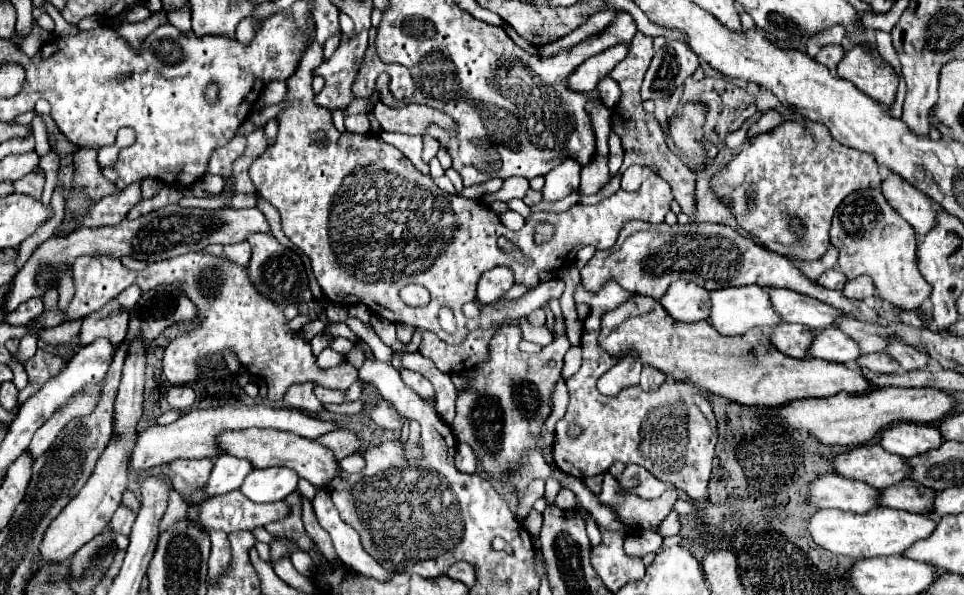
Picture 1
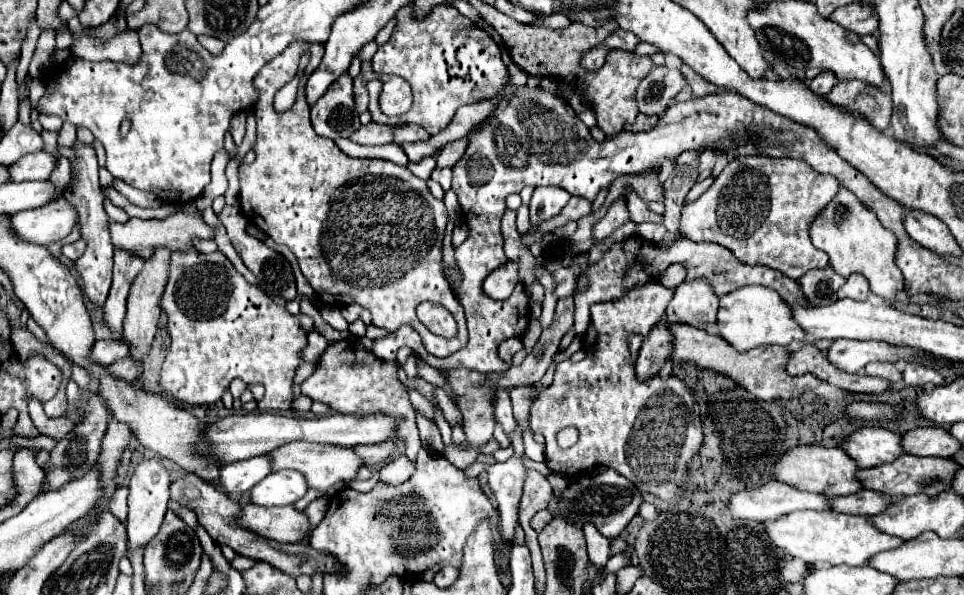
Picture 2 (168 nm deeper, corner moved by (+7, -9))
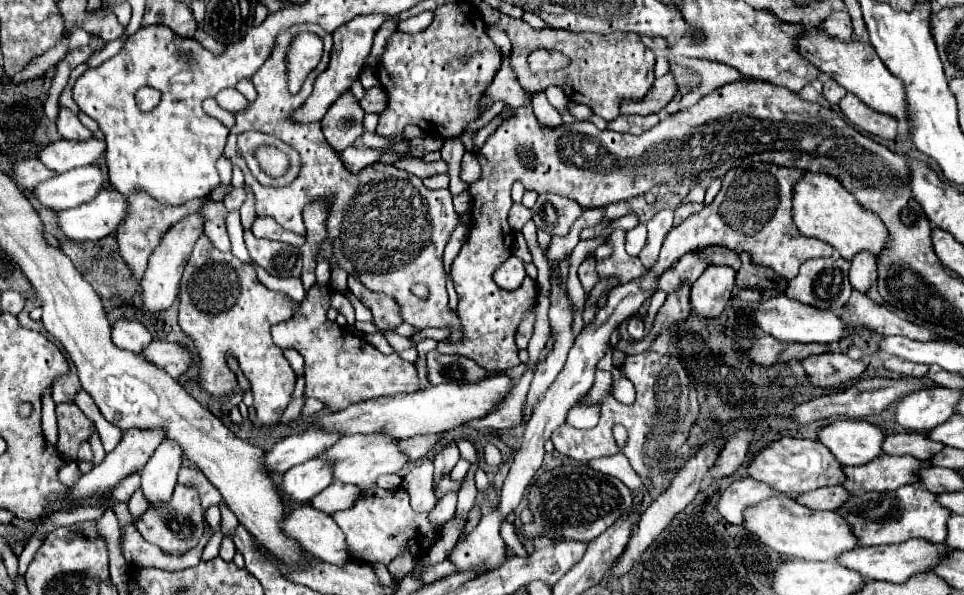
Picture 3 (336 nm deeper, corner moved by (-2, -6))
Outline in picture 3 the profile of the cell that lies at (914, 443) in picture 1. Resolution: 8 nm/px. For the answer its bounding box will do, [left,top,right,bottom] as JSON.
[818,421,886,465]

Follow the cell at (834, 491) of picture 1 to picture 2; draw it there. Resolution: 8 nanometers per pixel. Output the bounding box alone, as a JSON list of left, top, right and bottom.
[727,482,829,520]

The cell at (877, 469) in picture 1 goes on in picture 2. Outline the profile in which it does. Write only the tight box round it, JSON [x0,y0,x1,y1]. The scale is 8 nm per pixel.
[773,444,863,498]

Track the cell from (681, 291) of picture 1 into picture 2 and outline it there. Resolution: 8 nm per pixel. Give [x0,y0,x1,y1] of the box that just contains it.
[667,280,719,328]

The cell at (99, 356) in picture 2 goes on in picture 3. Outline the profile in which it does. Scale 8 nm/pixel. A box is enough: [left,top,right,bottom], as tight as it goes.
[112,319,152,353]

